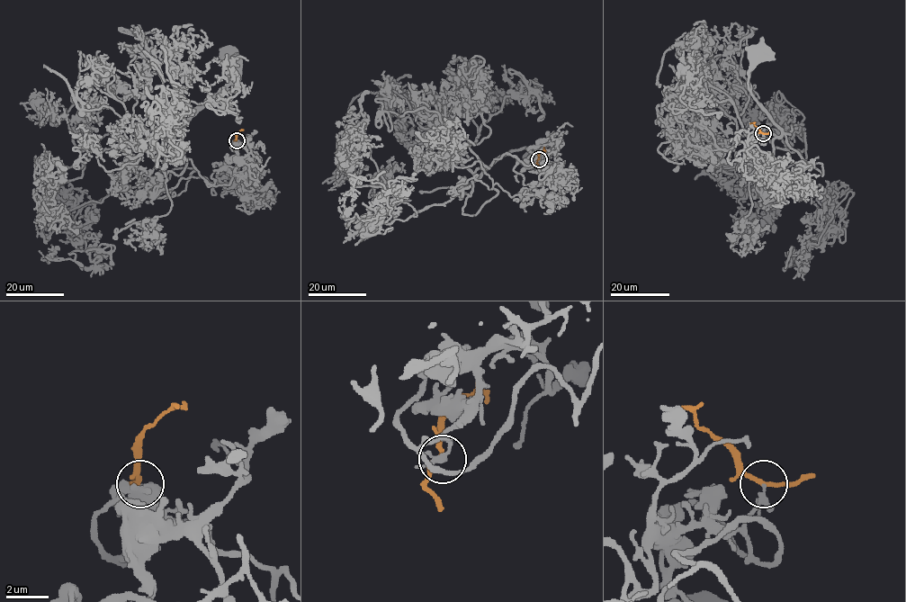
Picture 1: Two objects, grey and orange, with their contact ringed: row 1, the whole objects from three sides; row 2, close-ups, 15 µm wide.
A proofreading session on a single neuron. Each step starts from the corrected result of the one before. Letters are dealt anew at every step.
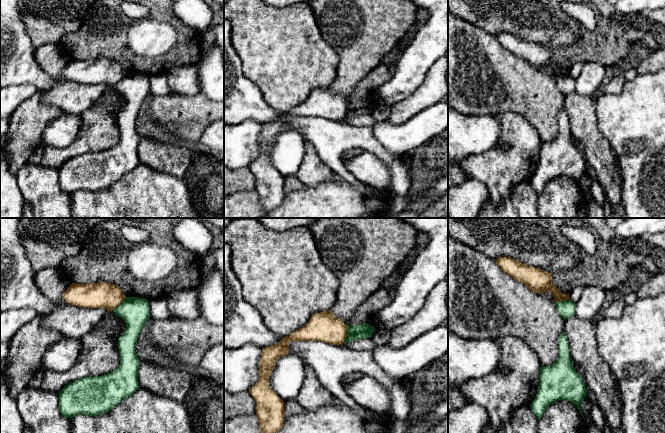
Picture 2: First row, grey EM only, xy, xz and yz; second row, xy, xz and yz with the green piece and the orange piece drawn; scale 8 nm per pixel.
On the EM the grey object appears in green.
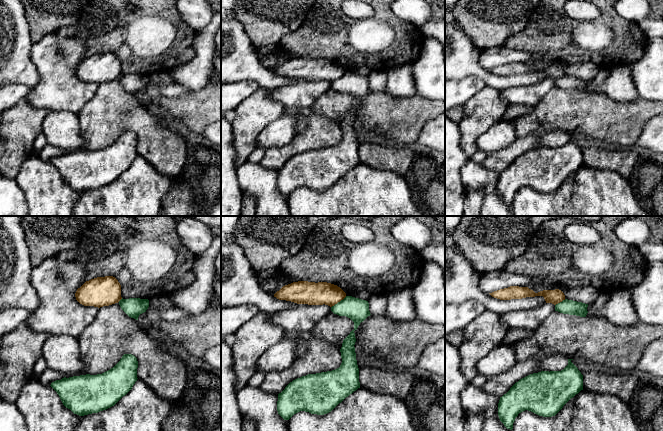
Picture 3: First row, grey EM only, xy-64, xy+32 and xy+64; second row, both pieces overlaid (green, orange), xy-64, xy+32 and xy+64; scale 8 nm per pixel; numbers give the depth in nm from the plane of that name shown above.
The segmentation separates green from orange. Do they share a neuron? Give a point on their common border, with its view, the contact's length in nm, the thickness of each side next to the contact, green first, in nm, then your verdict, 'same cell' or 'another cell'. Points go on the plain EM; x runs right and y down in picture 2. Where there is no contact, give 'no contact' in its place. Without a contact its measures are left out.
xz (347, 110) | 160 nm | 130/240 nm | another cell

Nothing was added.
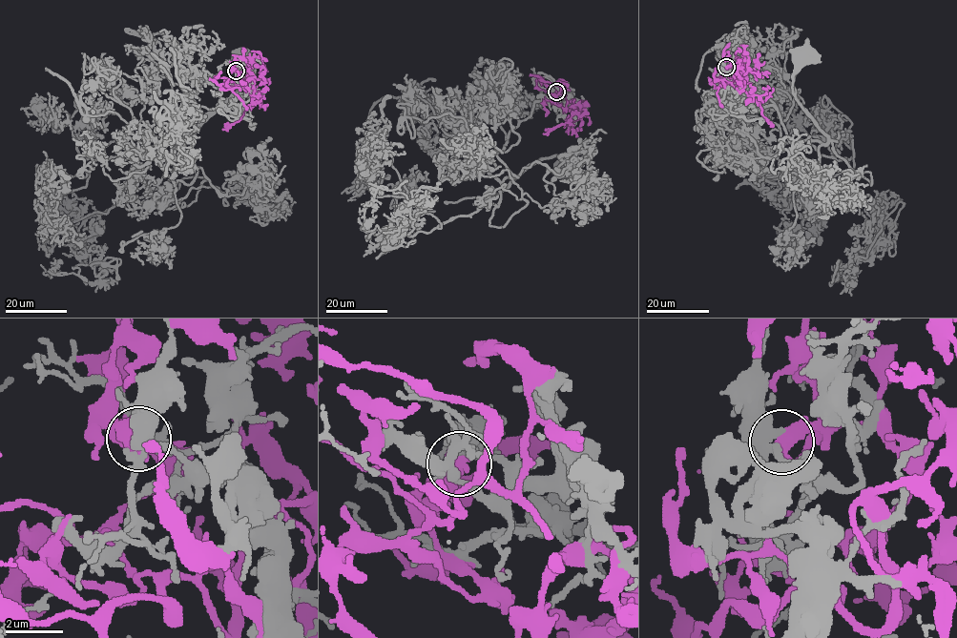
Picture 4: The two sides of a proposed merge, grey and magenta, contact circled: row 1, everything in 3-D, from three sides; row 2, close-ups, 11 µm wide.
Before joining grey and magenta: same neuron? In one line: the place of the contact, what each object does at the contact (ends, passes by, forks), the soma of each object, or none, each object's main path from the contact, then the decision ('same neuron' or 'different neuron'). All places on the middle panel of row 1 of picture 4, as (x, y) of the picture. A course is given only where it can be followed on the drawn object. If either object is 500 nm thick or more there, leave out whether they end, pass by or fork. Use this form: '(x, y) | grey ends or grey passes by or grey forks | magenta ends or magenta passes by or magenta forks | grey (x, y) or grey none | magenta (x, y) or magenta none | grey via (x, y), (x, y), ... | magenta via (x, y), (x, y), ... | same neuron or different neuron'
(556, 92) | grey (568, 165) | magenta none | grey via (556, 92), (571, 93), (561, 101), (536, 101), (488, 170), (506, 187), (545, 158), (560, 156), (569, 164) | magenta via (557, 92), (557, 106), (552, 100), (561, 93), (567, 103), (574, 99), (574, 111), (569, 122), (543, 134) | different neuron

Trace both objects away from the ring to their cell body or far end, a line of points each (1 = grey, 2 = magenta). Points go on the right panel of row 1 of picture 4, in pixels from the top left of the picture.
1: (725, 68), (737, 107), (771, 106), (795, 146), (809, 137), (823, 143), (796, 97), (800, 54)
2: (725, 68), (739, 70), (729, 81), (738, 86), (735, 74), (773, 126)

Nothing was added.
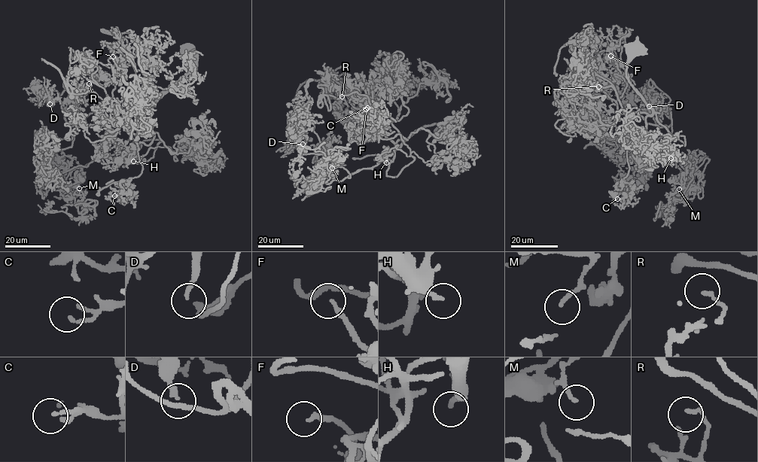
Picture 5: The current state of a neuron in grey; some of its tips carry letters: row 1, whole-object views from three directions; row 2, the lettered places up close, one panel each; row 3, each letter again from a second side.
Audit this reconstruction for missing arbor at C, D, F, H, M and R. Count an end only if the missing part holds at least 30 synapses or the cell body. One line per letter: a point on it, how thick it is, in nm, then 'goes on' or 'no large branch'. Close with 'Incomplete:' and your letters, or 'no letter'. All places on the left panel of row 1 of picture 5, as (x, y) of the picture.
C: place (114, 196); calibre 130 nm; no large branch
D: place (50, 104); calibre 130 nm; no large branch
F: place (113, 56); calibre 180 nm; goes on
H: place (133, 161); calibre 160 nm; no large branch
M: place (79, 188); calibre 110 nm; no large branch
R: place (89, 83); calibre 150 nm; no large branch
Incomplete: F

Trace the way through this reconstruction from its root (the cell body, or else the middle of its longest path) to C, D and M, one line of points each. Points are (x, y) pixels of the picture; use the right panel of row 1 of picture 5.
C: (631, 48), (628, 80), (652, 113), (645, 118), (645, 140), (628, 146), (628, 174), (621, 180), (617, 199)
D: (631, 48), (628, 80), (652, 110), (639, 114), (671, 124), (653, 97), (649, 106)
M: (631, 48), (630, 83), (668, 130), (667, 142), (692, 168), (690, 190), (684, 193), (683, 173), (679, 189)

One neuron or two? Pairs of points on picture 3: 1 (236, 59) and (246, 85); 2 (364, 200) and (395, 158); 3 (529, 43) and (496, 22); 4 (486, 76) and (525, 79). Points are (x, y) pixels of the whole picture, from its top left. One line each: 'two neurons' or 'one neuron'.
1: two neurons
2: two neurons
3: two neurons
4: one neuron

